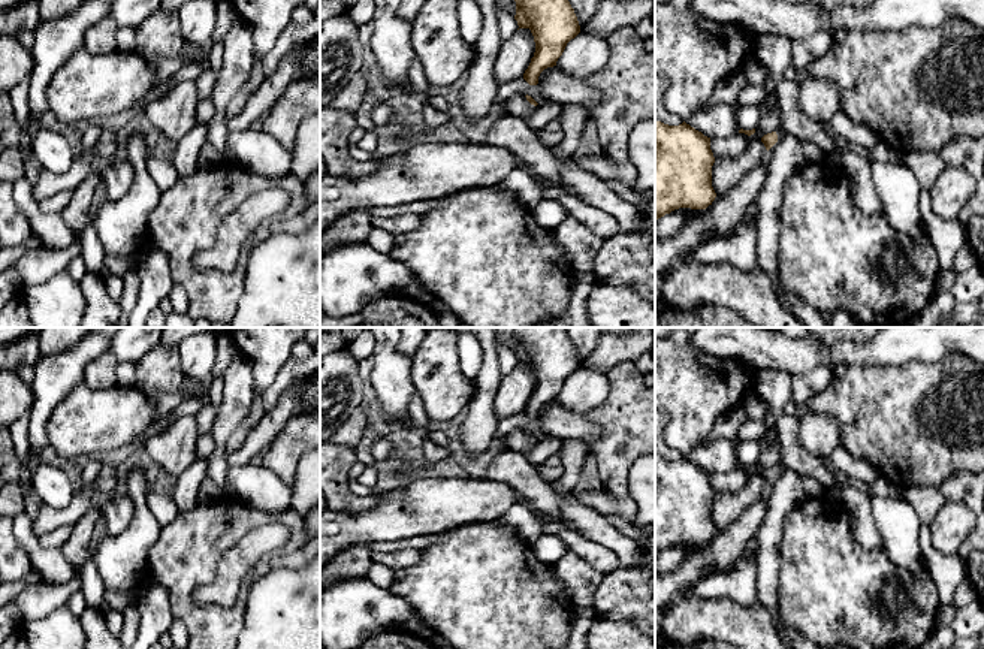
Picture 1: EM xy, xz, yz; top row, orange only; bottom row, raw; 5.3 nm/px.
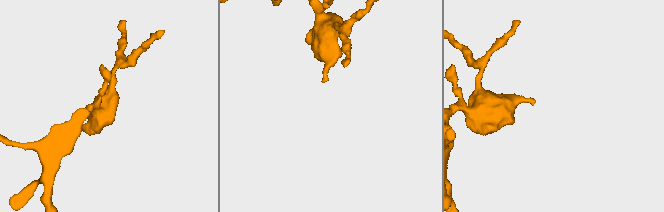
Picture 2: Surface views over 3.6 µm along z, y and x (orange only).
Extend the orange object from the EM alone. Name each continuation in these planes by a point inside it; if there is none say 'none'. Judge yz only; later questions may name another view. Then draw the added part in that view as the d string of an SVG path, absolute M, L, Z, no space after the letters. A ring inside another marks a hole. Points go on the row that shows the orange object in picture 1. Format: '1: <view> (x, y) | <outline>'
1: yz (775, 51) | M758 33L752 52L758 61L766 64L770 76L776 82L776 97L781 112L781 127L776 132L778 139L785 135L794 136L799 142L811 141L821 151L840 156L840 166L854 184L854 199L857 206L866 215L884 215L882 202L876 193L872 179L870 160L866 153L855 148L839 148L824 126L809 120L799 106L799 85L794 81L787 81L784 72L791 66L791 40L772 33Z

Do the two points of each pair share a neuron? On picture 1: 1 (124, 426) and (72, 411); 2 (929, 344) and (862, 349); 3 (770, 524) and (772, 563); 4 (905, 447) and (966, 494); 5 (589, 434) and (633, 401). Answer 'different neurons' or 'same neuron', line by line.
1: same neuron
2: same neuron
3: same neuron
4: different neurons
5: different neurons

